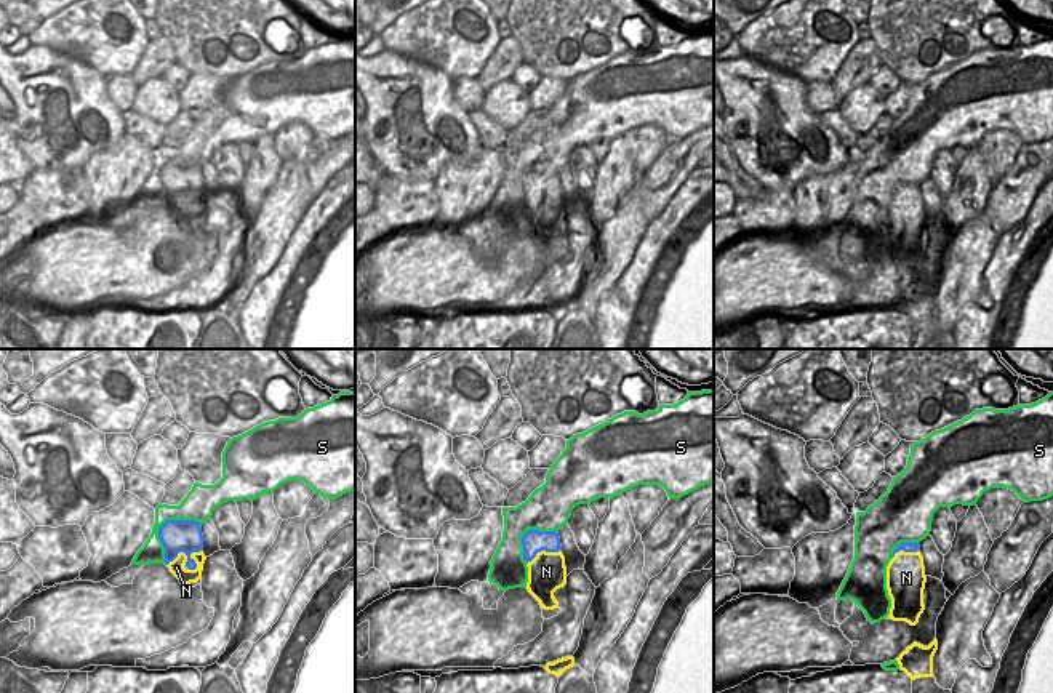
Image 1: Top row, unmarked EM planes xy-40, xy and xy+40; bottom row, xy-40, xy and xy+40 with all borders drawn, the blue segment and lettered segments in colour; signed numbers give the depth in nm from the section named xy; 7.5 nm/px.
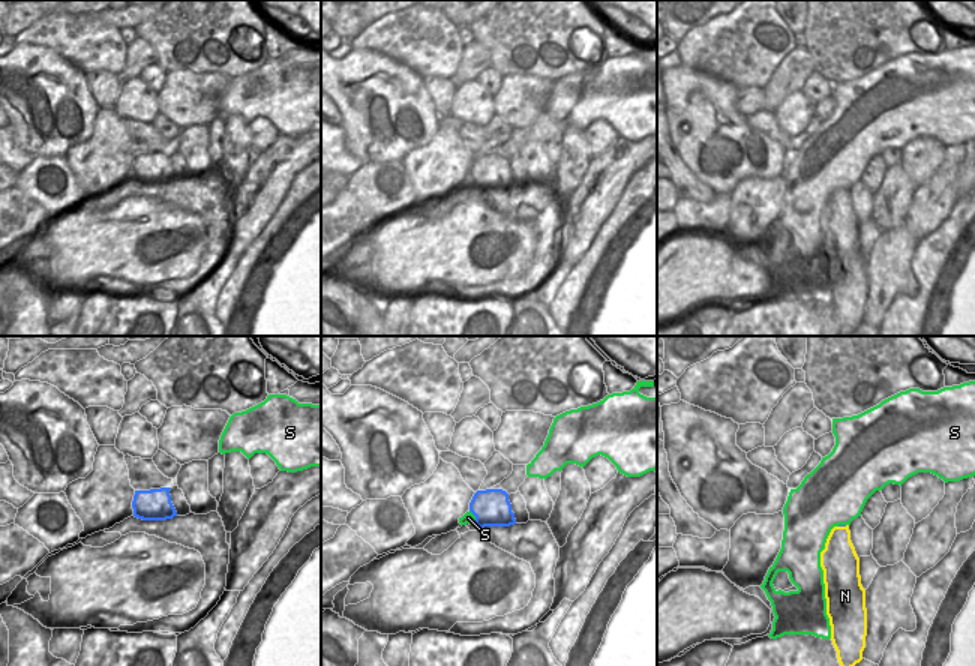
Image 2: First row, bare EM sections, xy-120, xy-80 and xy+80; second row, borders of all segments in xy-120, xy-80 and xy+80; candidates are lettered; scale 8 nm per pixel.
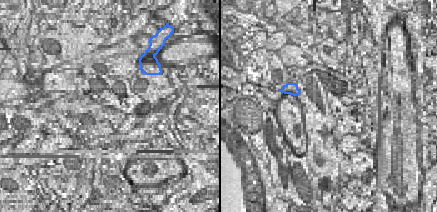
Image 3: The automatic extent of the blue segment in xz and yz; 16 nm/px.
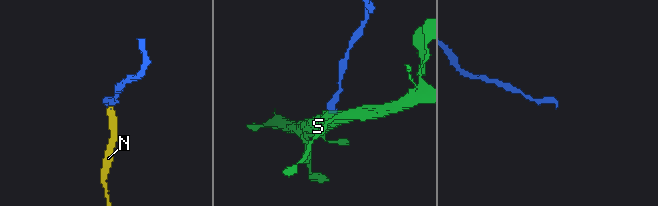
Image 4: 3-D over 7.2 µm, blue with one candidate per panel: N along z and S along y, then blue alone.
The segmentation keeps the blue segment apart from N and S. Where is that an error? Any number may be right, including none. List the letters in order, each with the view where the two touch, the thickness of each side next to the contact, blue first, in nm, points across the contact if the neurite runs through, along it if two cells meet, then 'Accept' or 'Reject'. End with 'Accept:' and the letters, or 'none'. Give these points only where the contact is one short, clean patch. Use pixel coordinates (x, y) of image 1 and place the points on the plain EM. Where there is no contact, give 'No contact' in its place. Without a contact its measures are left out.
N: Touches blue in xy-40. Thickness 240 nm (blue) against 120 nm. Path across: xy-40 (176, 178), (183, 184), (184, 194), (176, 202), (176, 208). Accept
S: Touches blue in xy-40. Thickness 240 nm (blue) against 170 nm. Reject
Accept: N

